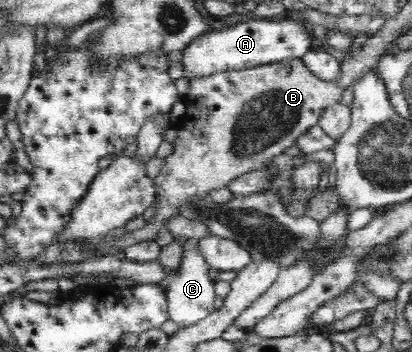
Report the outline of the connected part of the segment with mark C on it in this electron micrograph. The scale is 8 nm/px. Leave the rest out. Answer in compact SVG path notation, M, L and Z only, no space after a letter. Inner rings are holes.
M196 238L182 241L182 260L180 260L178 272L167 282L166 295L168 295L170 318L182 326L190 326L218 310L214 308L215 300L218 300L214 290L216 280L210 276L211 267L201 254L199 243L200 239ZM196 310L212 310L212 312L196 312Z

